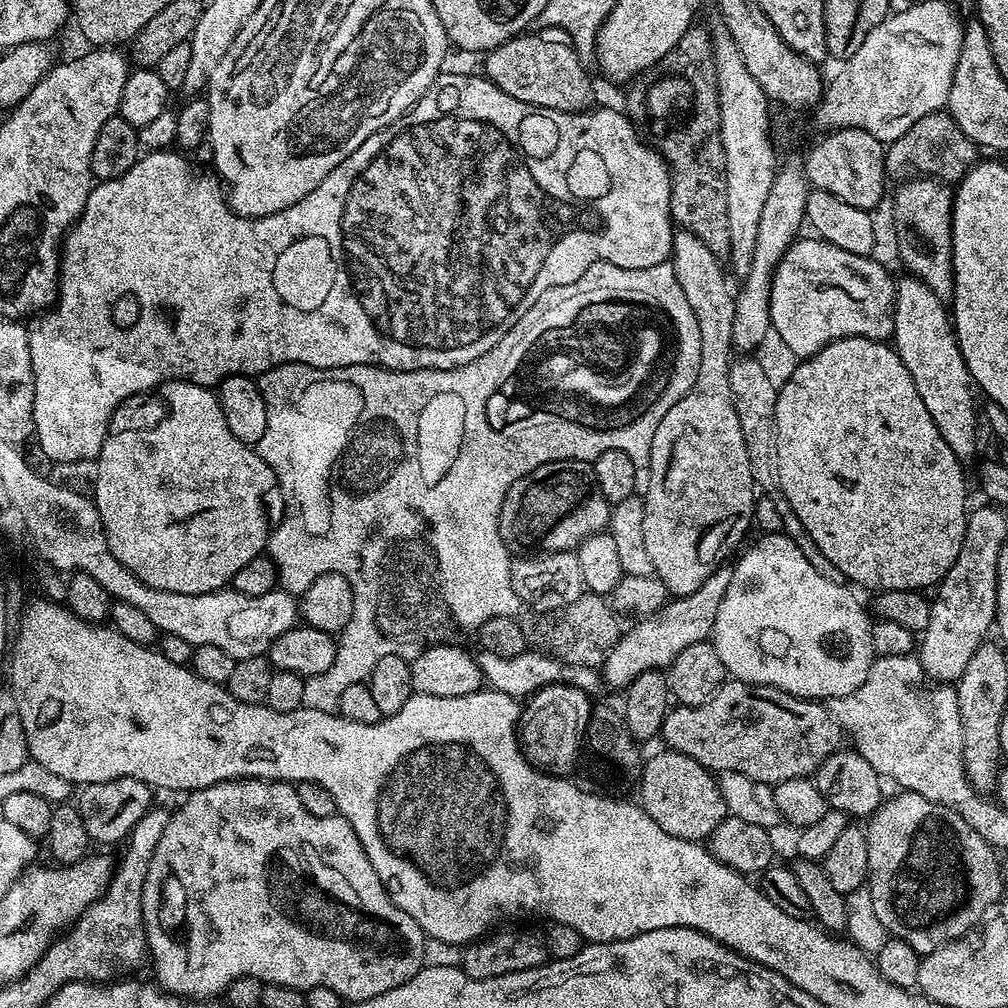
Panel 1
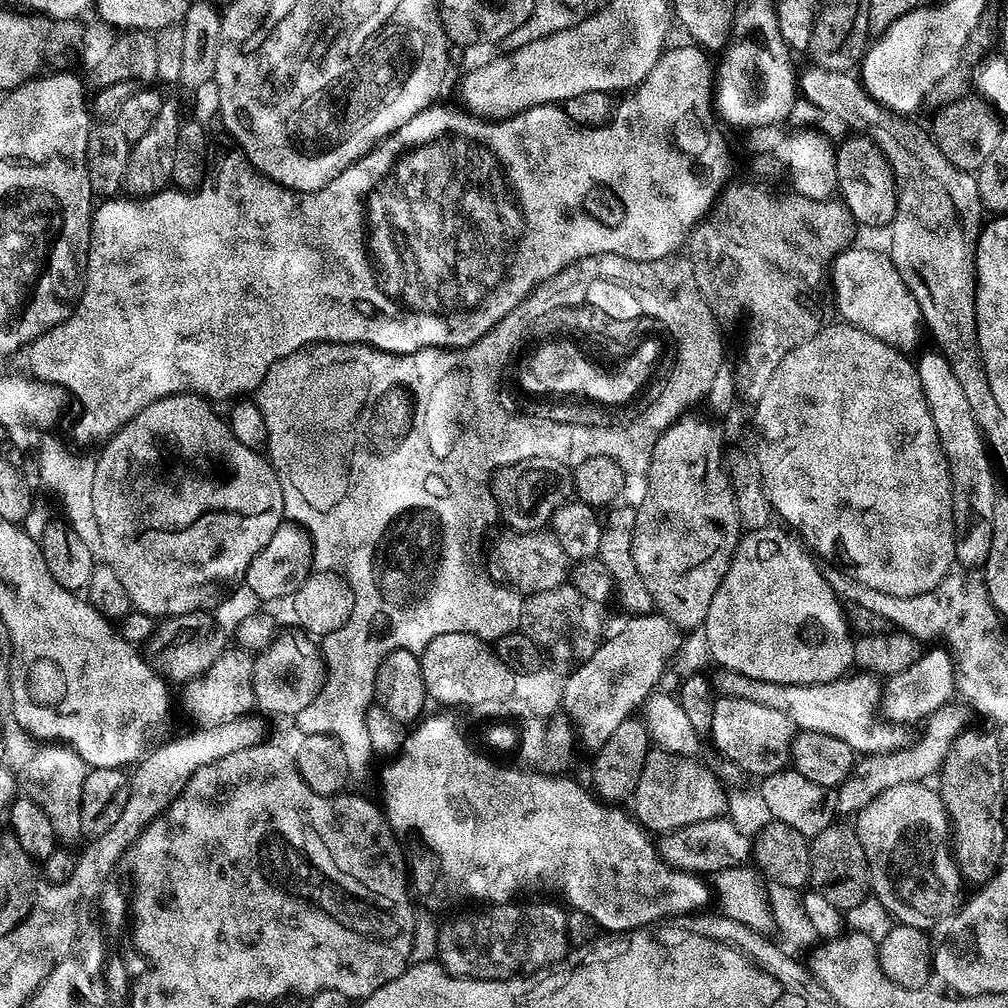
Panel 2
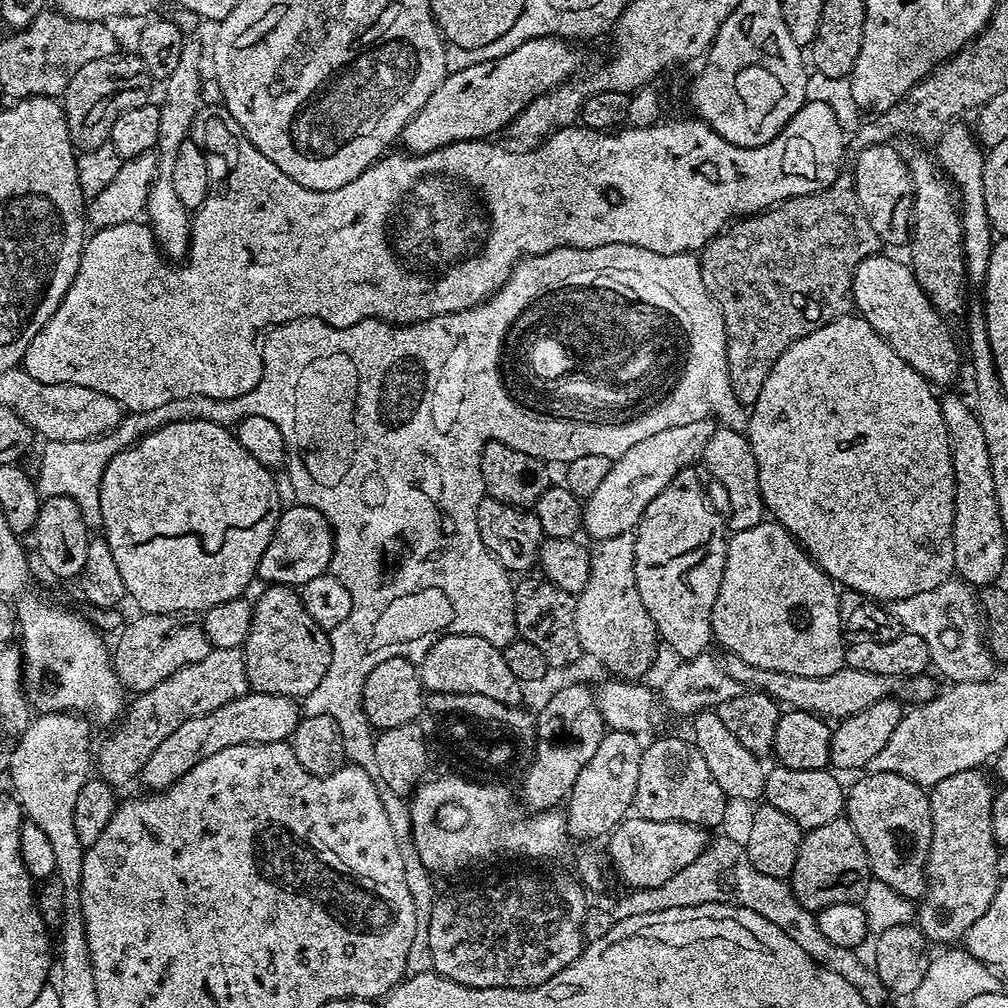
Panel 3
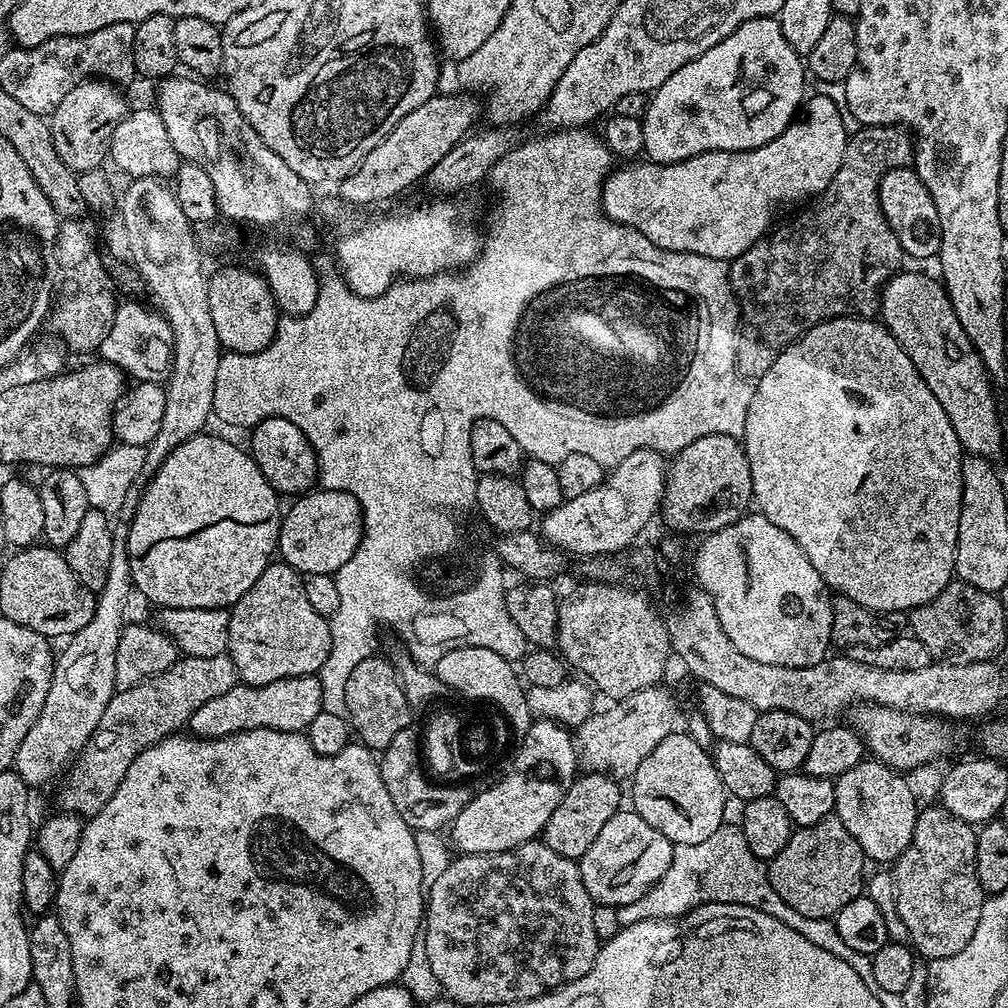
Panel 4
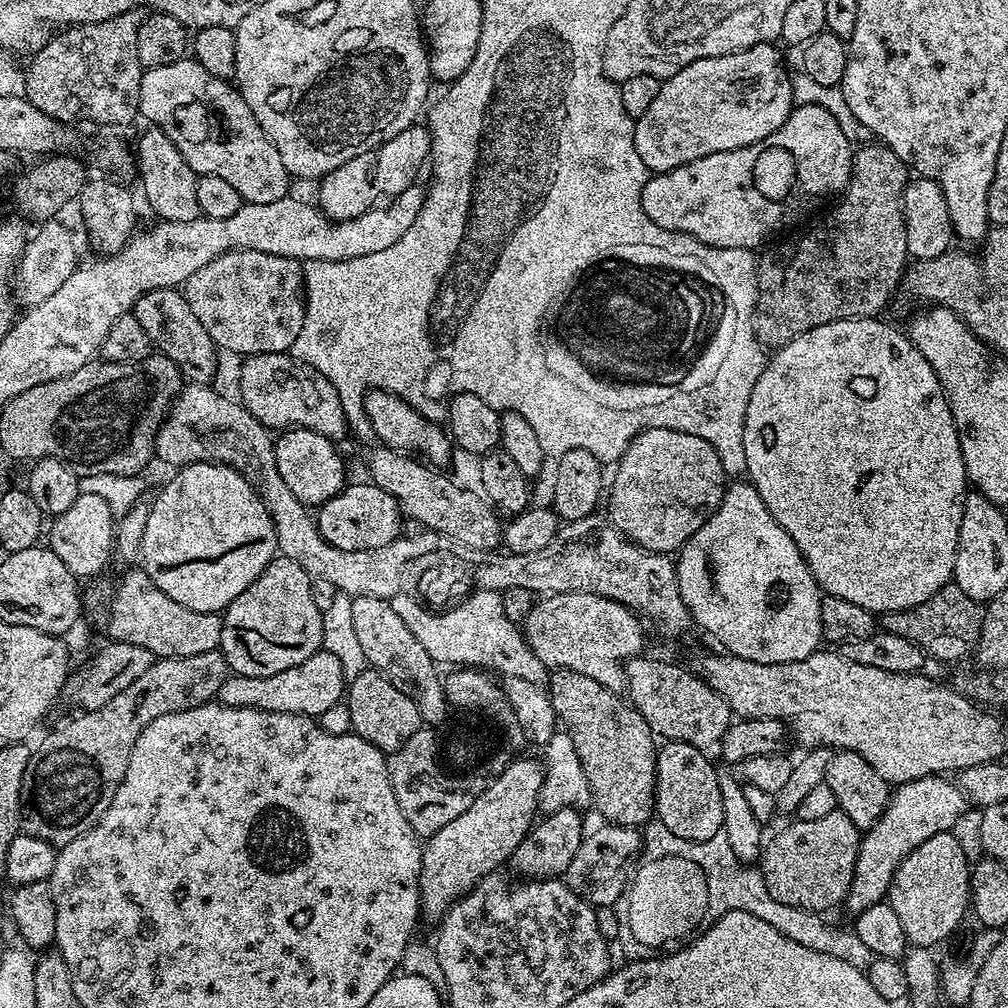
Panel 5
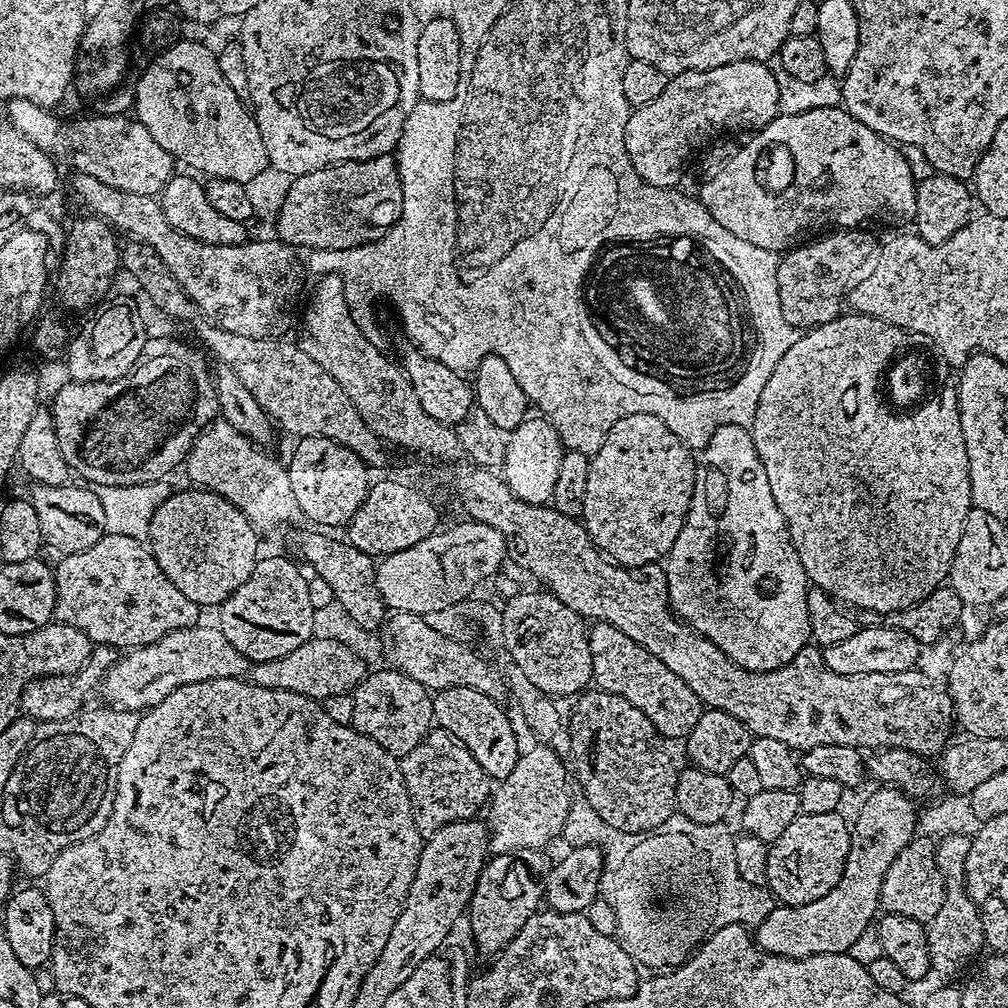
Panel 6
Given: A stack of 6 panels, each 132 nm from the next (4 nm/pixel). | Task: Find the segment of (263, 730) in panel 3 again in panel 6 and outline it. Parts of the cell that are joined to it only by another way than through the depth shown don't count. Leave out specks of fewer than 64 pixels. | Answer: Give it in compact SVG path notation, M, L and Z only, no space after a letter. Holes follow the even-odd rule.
M313 635L312 639L302 642L298 650L290 650L290 654L282 654L282 658L252 664L251 683L302 694L306 698L321 702L326 698L334 698L334 694L351 694L365 678L366 667L364 668L363 658L350 645L320 635Z

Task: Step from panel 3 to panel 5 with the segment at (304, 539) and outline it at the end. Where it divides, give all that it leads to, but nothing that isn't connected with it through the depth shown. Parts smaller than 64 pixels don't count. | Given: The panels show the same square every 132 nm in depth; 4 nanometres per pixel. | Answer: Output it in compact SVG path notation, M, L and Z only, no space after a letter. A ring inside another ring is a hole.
M371 482L363 483L349 483L337 496L319 505L315 513L316 529L326 542L330 542L330 546L338 546L338 550L370 550L386 546L401 535L400 504L378 485Z

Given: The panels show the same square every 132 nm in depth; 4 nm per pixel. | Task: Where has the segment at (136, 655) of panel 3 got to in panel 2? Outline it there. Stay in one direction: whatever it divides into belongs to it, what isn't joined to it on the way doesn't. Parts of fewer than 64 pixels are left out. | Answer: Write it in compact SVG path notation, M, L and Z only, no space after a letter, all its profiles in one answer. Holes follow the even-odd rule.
M207 611L191 612L185 616L174 616L165 619L156 629L150 642L152 656L150 663L165 681L183 686L189 680L198 678L225 652L226 643L224 636L216 629L216 624L211 620Z

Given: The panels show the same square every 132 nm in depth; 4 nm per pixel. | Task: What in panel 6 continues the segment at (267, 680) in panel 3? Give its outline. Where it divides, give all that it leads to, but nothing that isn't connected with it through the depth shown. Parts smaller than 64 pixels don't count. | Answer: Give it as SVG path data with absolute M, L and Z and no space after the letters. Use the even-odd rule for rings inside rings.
M284 556L257 559L250 578L219 605L218 626L226 634L226 642L252 664L270 662L282 658L282 654L290 654L290 650L298 650L317 631L318 612L310 604L307 590L309 577L300 573L301 565L297 564Z

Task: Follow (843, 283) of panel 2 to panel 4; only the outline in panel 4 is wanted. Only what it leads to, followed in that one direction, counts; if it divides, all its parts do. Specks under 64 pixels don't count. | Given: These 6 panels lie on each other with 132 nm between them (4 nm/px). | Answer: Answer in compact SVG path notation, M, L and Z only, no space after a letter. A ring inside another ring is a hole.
M901 270L892 277L880 293L879 319L888 333L906 350L910 362L922 374L926 386L934 390L934 398L942 402L942 410L946 410L946 418L950 418L950 426L954 426L954 434L958 434L960 447L965 453L974 456L996 458L1000 447L1004 444L1004 432L1000 429L1000 416L996 413L996 396L992 393L993 381L984 369L982 358L970 342L968 335L962 330L962 322L958 322L954 306L948 297L948 289L939 279L931 280L920 272Z

